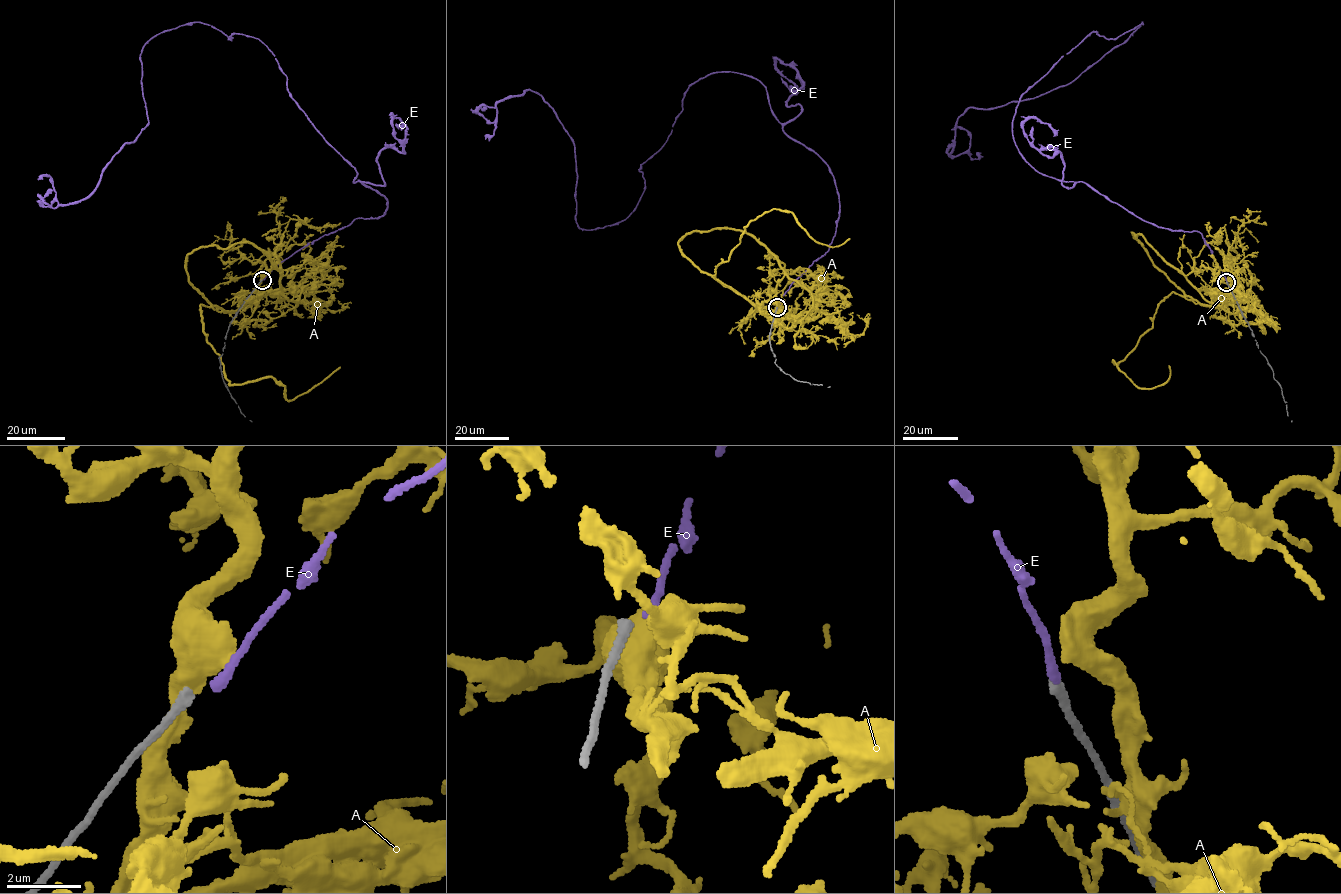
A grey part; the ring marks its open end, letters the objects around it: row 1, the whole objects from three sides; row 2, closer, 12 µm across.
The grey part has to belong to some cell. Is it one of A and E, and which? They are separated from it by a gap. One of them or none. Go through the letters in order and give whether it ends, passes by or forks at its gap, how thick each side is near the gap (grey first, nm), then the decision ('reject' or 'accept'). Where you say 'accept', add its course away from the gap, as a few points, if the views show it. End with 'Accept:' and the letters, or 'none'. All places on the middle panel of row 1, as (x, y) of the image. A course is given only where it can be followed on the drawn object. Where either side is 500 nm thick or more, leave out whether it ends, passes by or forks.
A: calibres 280 and 600 nm; reject
E: it ends; calibres 280 and 260 nm; reject
Accept: none

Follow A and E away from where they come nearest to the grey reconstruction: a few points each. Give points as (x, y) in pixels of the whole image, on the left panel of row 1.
A: (262, 278), (238, 308), (200, 306), (207, 341), (229, 383), (274, 377), (288, 400), (340, 367)
E: (263, 279), (388, 202), (257, 38), (153, 36), (135, 141), (81, 200), (38, 180)

